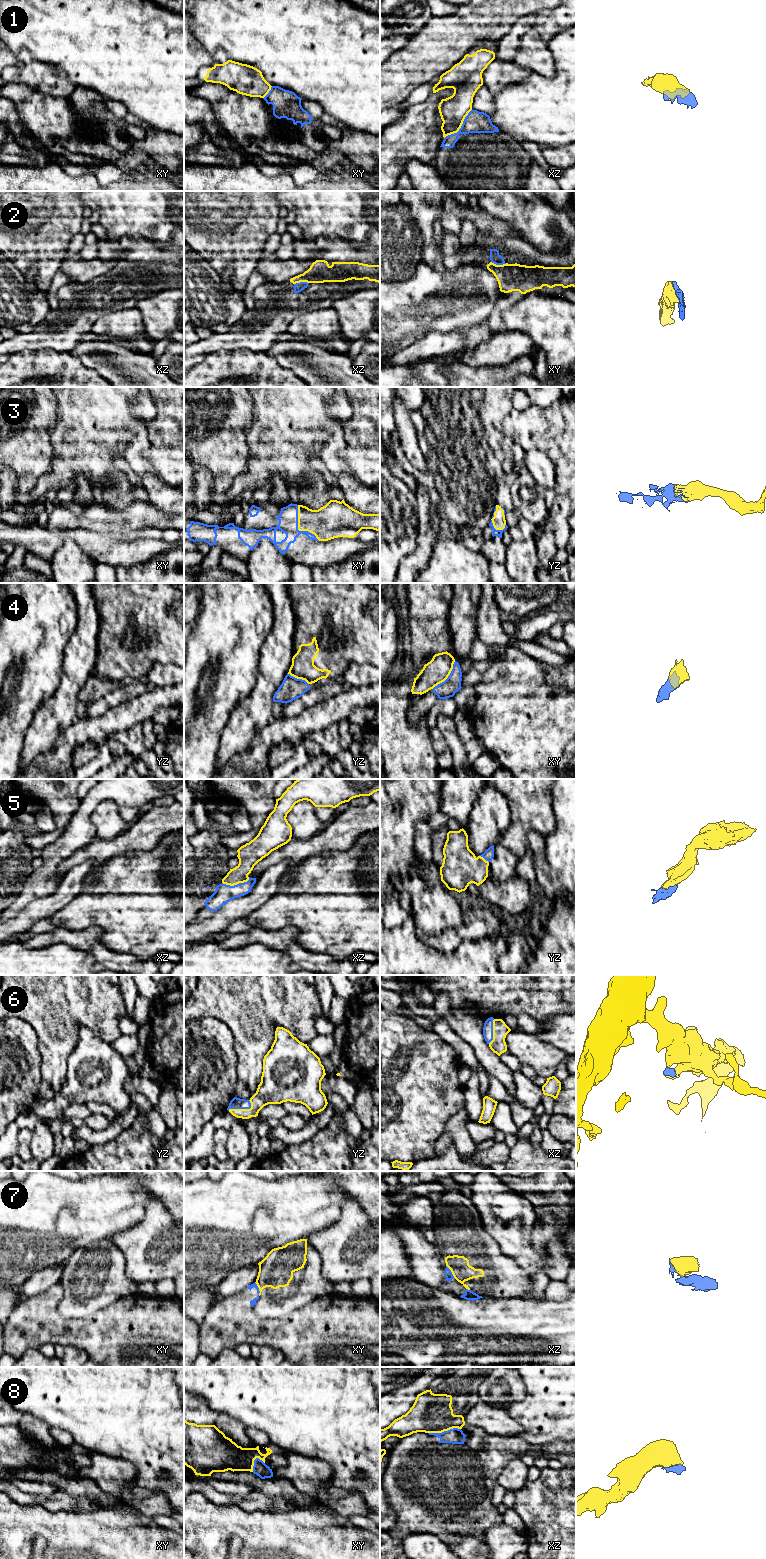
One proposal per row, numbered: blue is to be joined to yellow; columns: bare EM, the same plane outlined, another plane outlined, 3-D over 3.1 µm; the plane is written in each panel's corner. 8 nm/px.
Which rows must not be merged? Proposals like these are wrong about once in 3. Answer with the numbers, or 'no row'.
1, 2, 4, 7, 8

